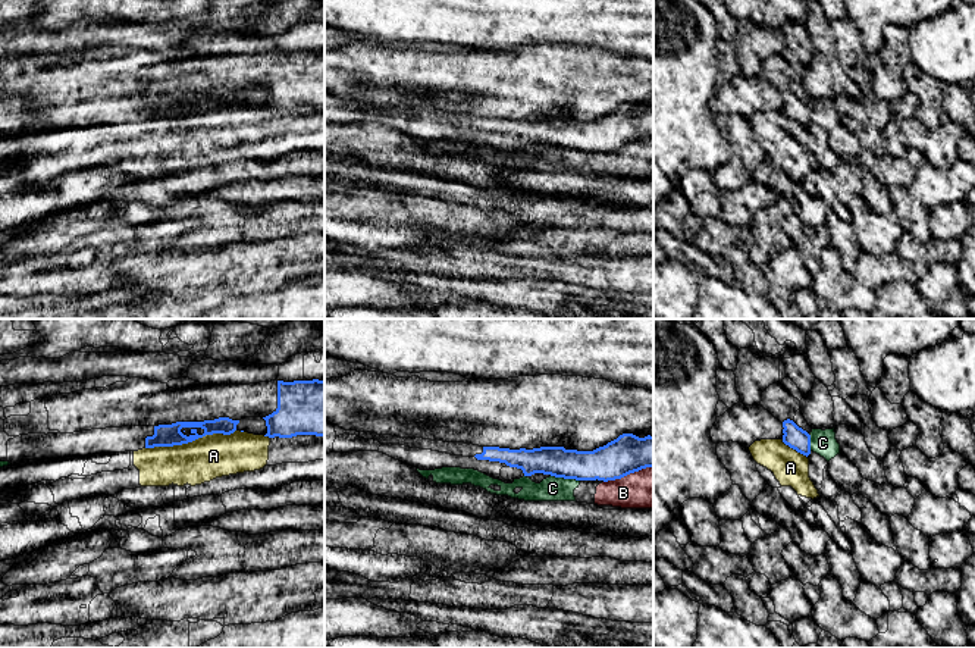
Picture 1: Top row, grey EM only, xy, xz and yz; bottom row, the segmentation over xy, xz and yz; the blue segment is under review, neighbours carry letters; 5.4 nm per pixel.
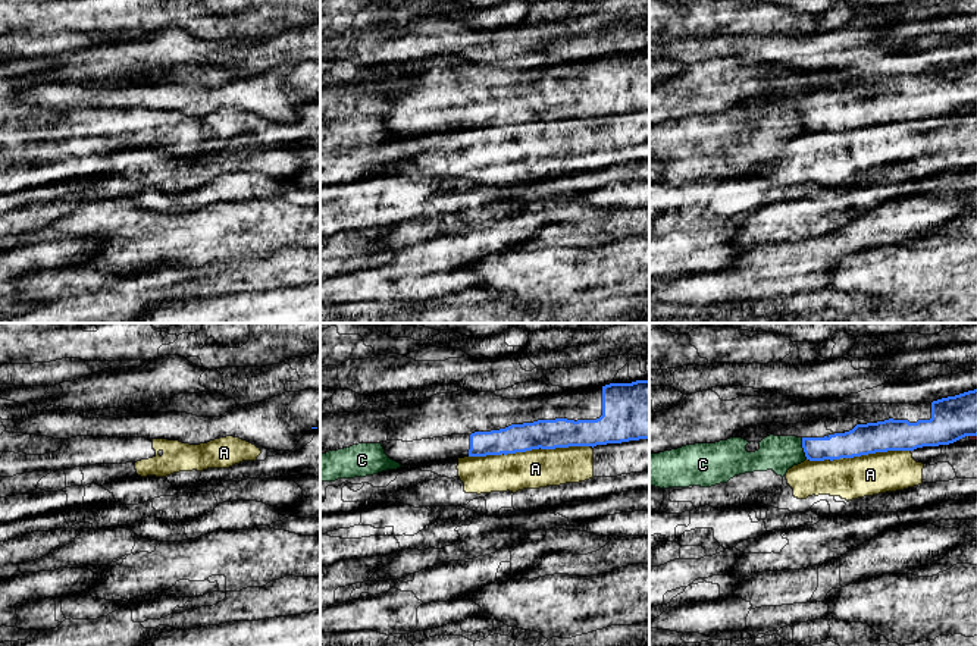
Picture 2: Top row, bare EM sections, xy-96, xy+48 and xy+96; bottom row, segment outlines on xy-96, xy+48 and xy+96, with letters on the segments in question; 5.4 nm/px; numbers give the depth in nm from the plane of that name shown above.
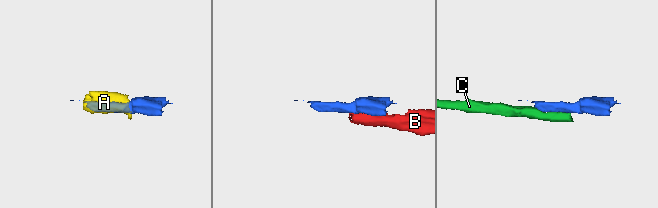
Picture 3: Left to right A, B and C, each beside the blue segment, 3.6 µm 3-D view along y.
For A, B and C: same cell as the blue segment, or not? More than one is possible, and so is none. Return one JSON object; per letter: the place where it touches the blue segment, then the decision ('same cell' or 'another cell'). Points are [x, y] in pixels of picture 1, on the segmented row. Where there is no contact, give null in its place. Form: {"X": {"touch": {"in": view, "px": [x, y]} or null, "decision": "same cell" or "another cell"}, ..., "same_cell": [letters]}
{"A": {"touch": {"in": "xy", "px": [190, 441]}, "decision": "another cell"}, "B": {"touch": {"in": "xz", "px": [627, 473]}, "decision": "another cell"}, "C": {"touch": {"in": "xz", "px": [566, 478]}, "decision": "another cell"}, "same_cell": []}

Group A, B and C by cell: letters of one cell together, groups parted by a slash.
A / B C

